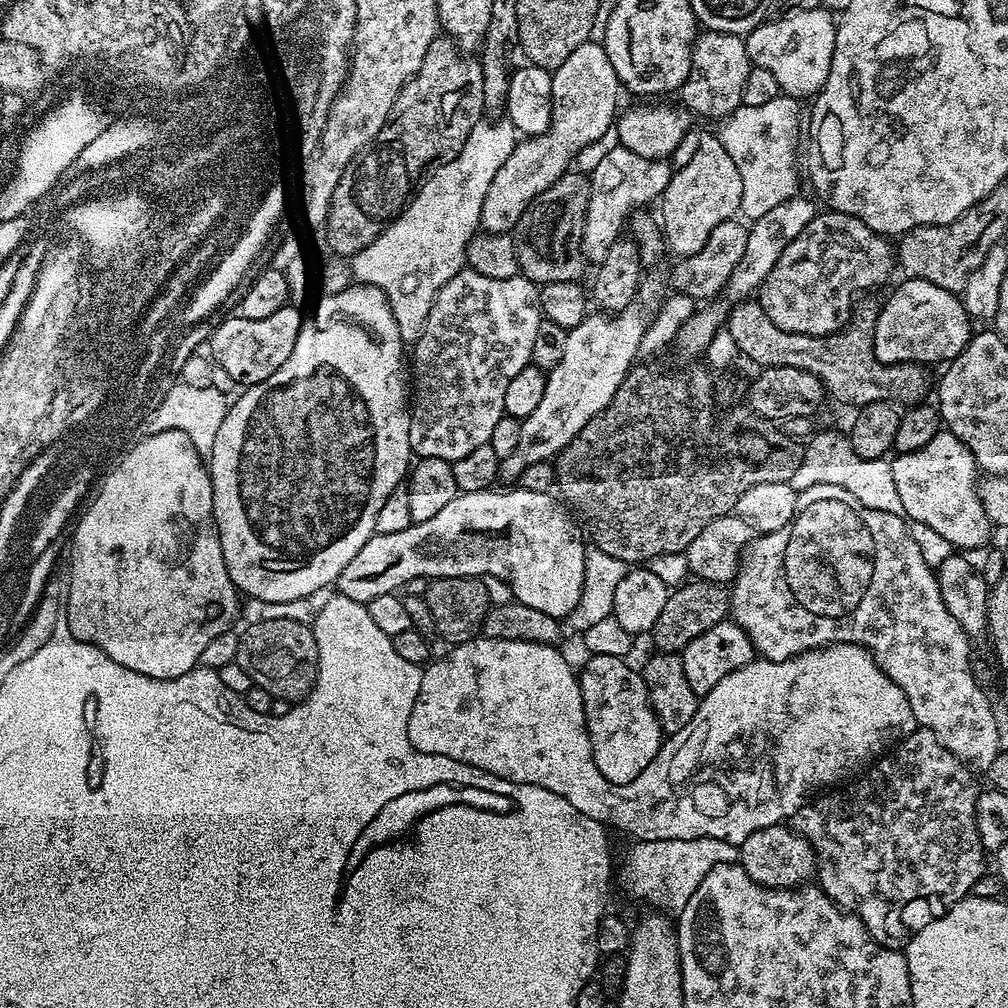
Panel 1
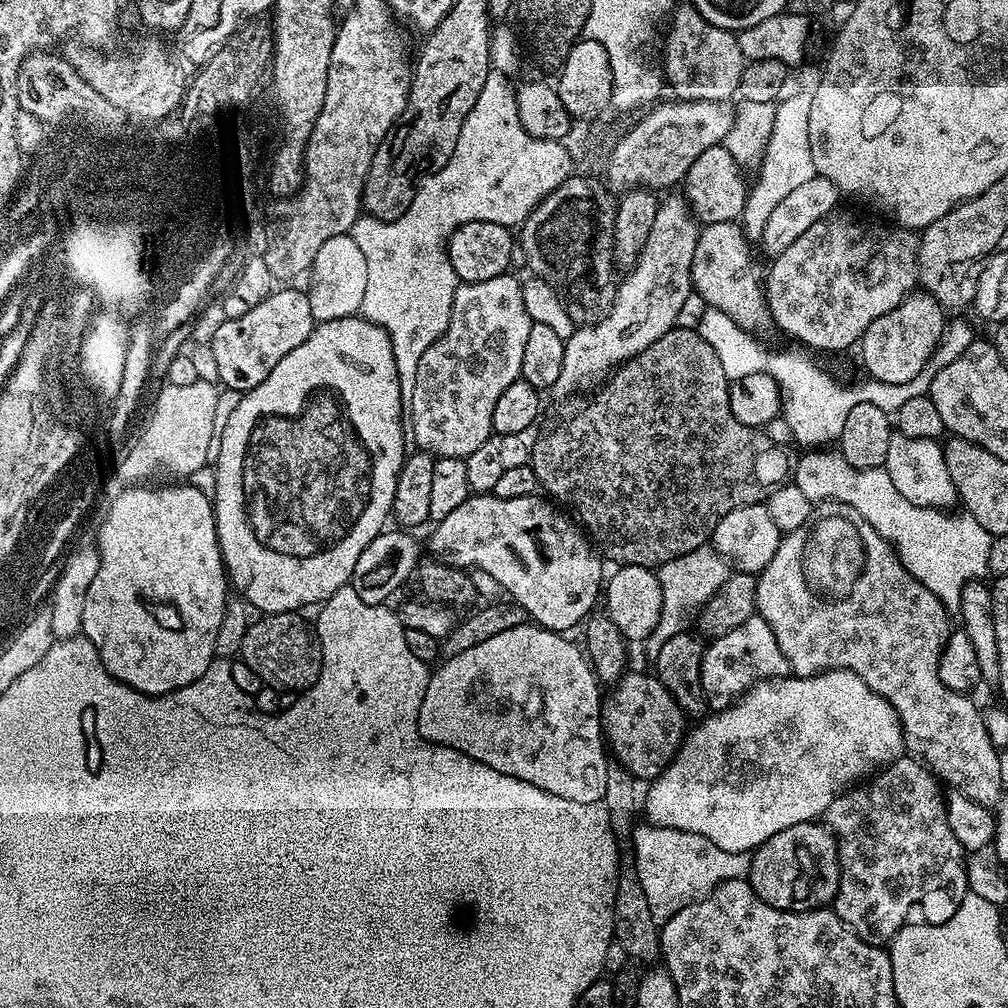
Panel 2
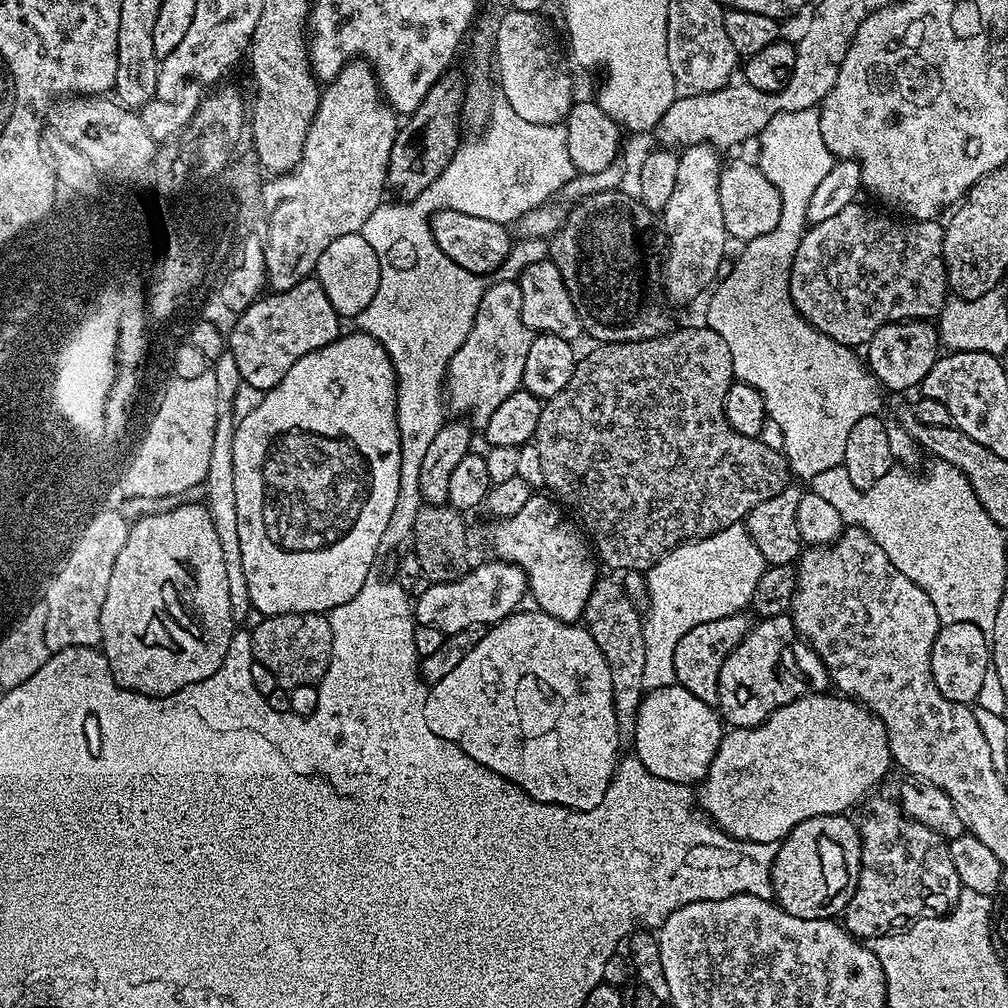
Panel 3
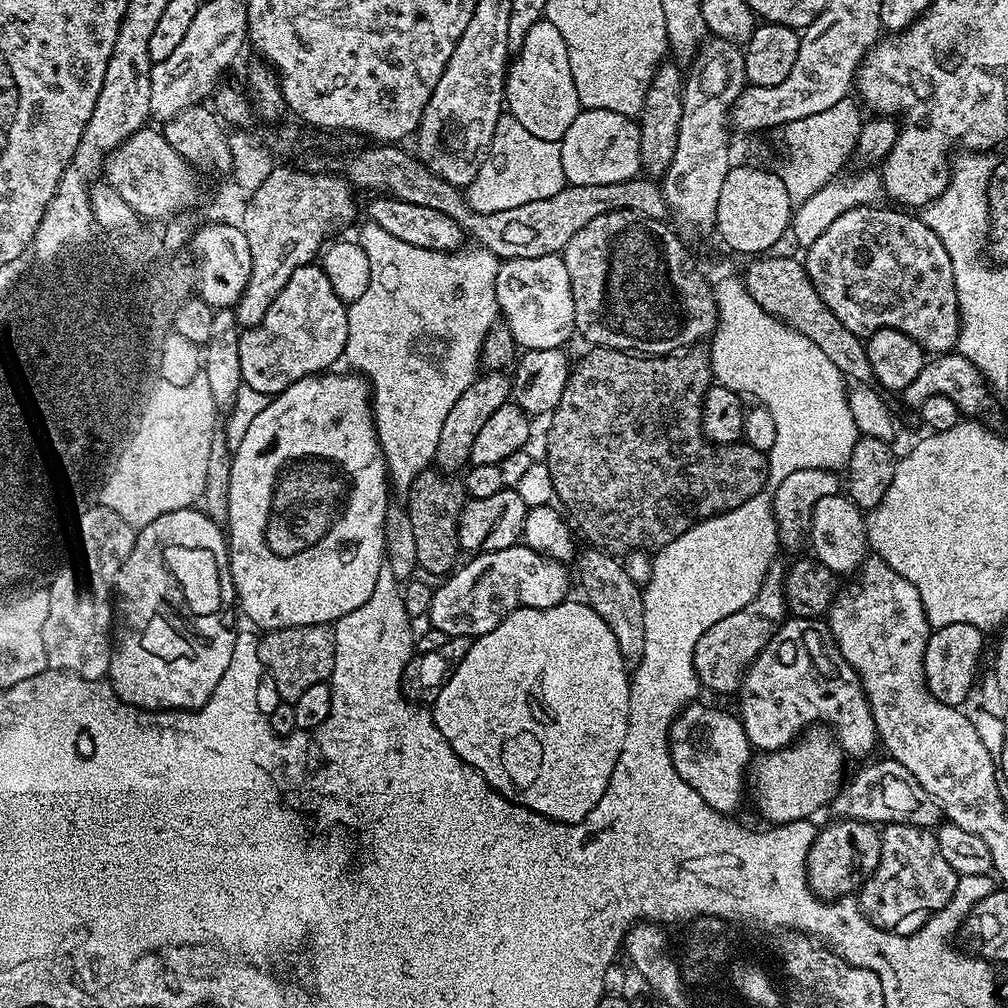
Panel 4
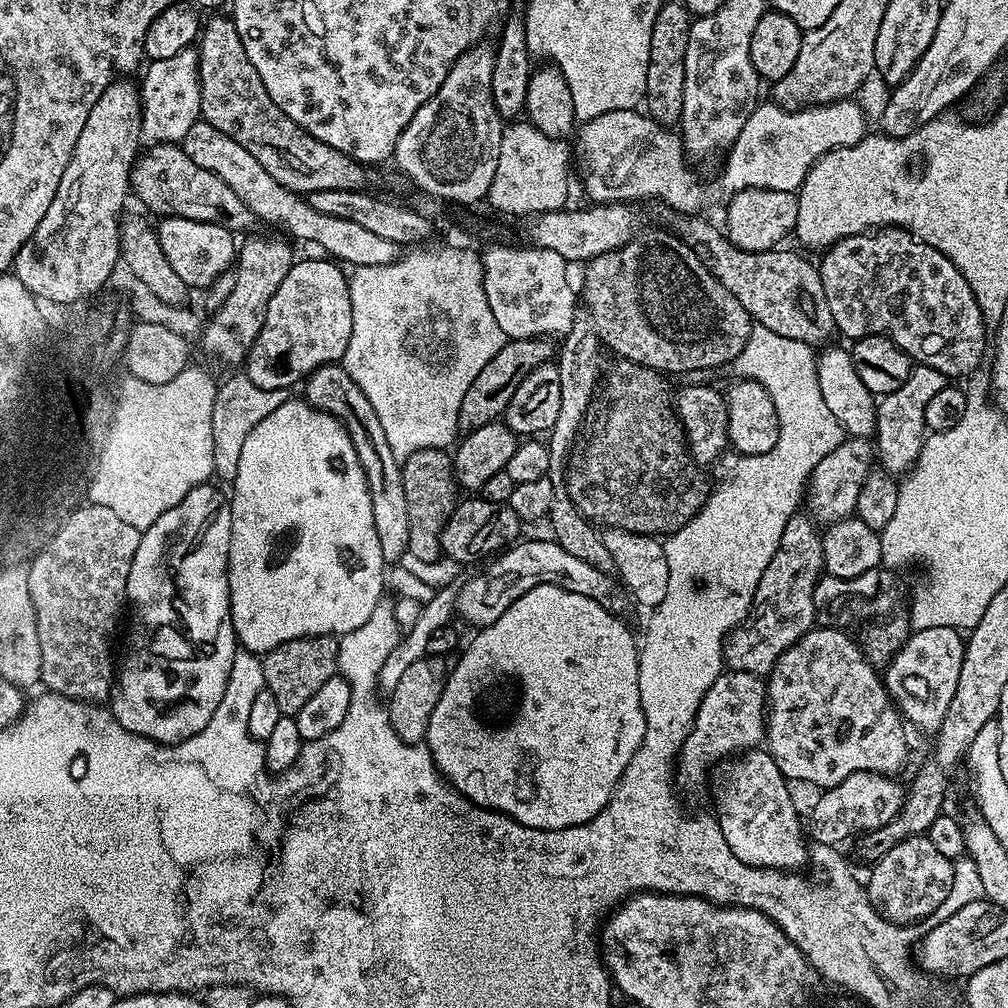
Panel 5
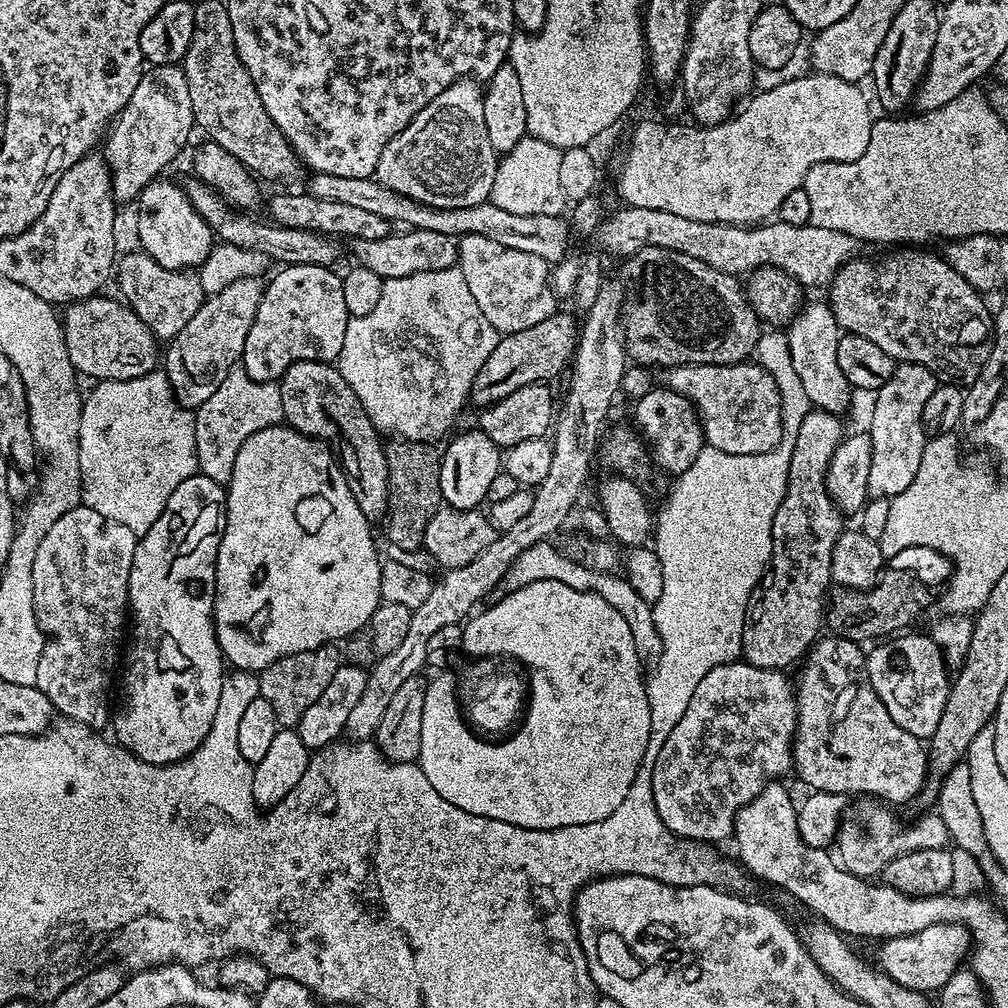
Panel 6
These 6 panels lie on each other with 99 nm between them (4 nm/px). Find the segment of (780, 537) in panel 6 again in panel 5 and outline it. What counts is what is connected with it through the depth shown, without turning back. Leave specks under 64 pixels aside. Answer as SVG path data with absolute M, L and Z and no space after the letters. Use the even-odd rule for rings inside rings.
M795 514L786 522L786 530L782 532L782 542L778 542L778 550L774 550L774 558L770 558L770 566L766 566L766 574L762 574L762 582L758 582L758 590L754 590L752 610L748 619L733 628L732 635L726 641L724 663L733 672L752 672L761 678L771 673L778 658L790 646L799 642L817 623L818 613L815 604L816 583L825 575L824 538L817 521L811 515Z

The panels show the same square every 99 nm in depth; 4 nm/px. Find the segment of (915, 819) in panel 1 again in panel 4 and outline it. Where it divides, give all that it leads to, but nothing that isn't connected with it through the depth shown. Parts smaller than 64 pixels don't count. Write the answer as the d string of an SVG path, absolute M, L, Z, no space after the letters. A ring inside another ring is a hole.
M885 824L880 833L882 842L882 854L874 874L864 881L858 892L860 909L862 914L874 926L885 930L899 929L899 924L907 922L911 916L916 916L919 912L931 914L941 912L950 902L950 894L954 894L954 886L958 879L956 871L942 858L942 850L938 850L935 831L910 826L909 824Z

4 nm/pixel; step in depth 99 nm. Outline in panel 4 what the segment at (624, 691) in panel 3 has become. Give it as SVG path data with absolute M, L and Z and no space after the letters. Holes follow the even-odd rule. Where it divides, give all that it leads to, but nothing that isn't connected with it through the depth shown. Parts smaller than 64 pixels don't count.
M588 546L577 555L580 582L584 588L584 600L612 630L618 639L625 659L637 663L645 649L645 616L643 591L634 584L627 567L615 555L595 546ZM622 588L628 588L628 600Z

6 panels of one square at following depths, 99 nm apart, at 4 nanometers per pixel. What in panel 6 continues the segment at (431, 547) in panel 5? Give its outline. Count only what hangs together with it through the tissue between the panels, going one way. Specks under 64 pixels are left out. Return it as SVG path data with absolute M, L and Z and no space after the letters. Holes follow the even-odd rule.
M397 439L389 443L388 453L388 491L390 507L386 517L388 524L387 543L402 546L405 550L420 550L424 546L424 535L428 523L444 504L442 482L440 481L440 462L442 452L435 443L427 440Z

